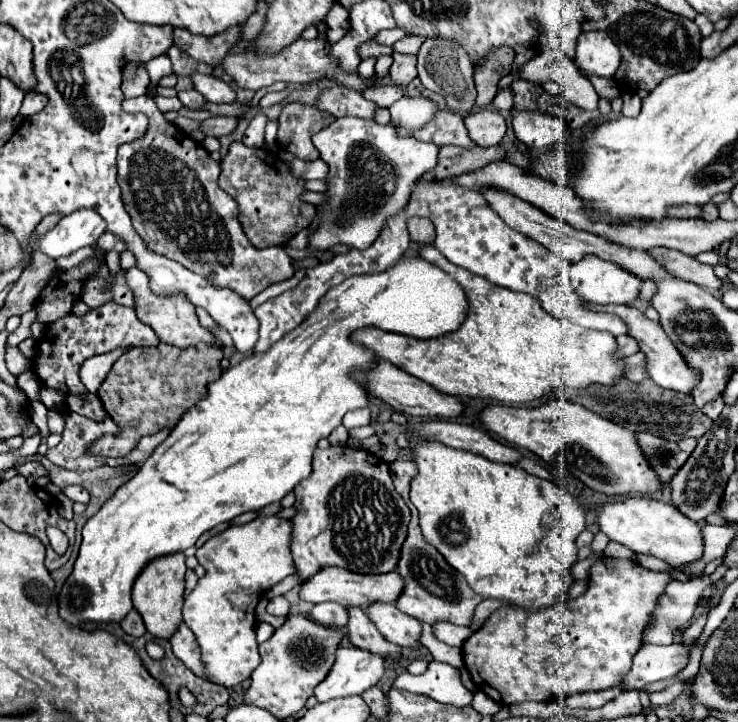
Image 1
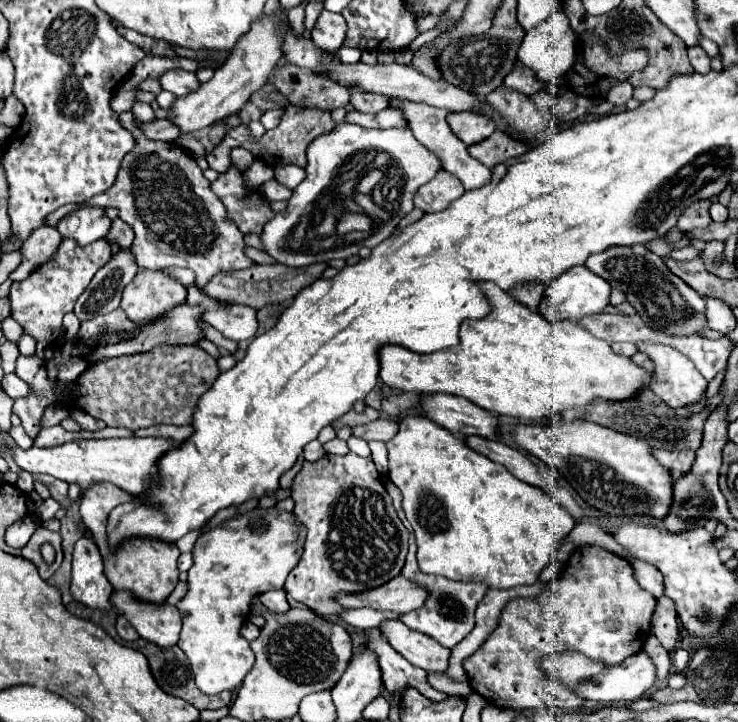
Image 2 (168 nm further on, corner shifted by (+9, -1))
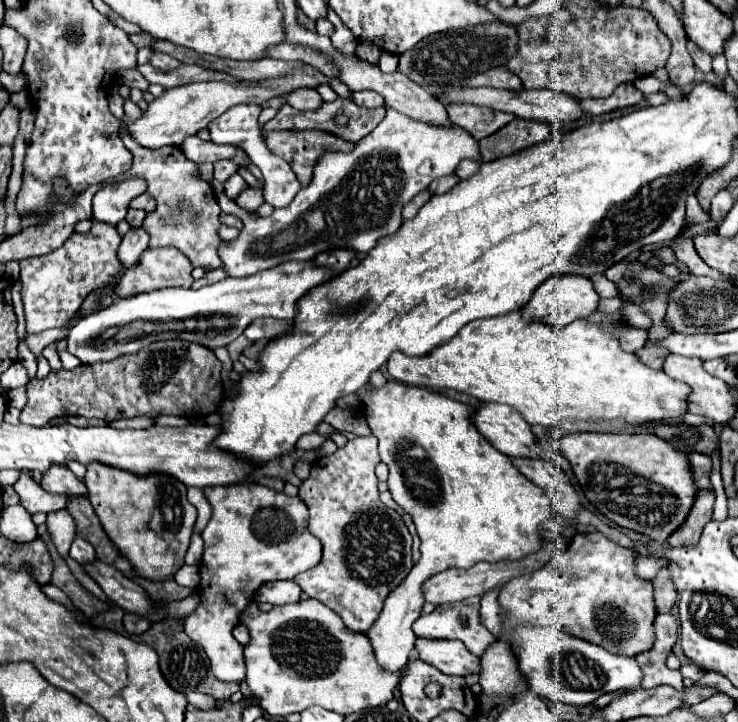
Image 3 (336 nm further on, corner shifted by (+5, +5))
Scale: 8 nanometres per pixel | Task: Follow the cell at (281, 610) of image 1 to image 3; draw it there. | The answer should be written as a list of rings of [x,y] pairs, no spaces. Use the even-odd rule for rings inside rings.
[[[293,580],[267,582],[255,594],[257,602],[269,602],[269,604],[289,604],[297,602],[299,598],[301,598],[301,588]]]

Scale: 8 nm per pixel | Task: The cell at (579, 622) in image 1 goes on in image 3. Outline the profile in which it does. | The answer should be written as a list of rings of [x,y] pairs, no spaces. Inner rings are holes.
[[[579,532],[567,550],[541,570],[513,578],[499,594],[505,630],[533,624],[583,638],[611,654],[637,656],[655,642],[653,586],[635,576],[633,550],[623,548],[601,532]]]

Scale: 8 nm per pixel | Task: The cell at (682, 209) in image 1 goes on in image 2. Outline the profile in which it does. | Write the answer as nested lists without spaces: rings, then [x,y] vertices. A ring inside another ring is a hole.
[[[699,200],[699,202],[691,204],[691,206],[679,216],[677,226],[679,226],[683,232],[695,230],[695,228],[707,228],[707,224],[711,224],[709,206],[711,206],[711,200]]]

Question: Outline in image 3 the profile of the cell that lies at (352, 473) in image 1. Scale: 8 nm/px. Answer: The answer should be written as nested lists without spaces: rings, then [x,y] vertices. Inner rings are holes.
[[[375,436],[355,438],[355,440],[349,440],[343,448],[337,448],[335,454],[317,460],[311,466],[309,478],[299,486],[299,498],[305,502],[311,514],[309,530],[323,544],[323,558],[315,568],[303,574],[297,574],[293,582],[299,584],[299,588],[309,598],[323,602],[335,614],[339,614],[345,626],[353,632],[365,632],[367,626],[373,624],[373,620],[379,616],[383,608],[383,600],[387,598],[387,594],[395,586],[399,586],[413,568],[413,562],[411,562],[413,538],[403,518],[379,500],[379,490],[377,490],[379,480],[375,476],[377,464],[379,464],[377,438]]]

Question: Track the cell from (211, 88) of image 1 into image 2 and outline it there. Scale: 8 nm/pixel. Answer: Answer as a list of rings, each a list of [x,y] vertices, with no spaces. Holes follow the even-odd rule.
[[[179,68],[161,74],[159,84],[163,90],[169,90],[175,96],[185,96],[187,92],[193,92],[195,88],[199,88],[199,80],[195,80],[195,74]]]

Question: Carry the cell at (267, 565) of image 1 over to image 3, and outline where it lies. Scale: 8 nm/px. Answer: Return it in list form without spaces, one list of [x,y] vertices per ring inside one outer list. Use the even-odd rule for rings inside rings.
[[[231,484],[231,486],[209,486],[203,488],[203,494],[213,506],[213,516],[203,530],[205,552],[199,564],[199,606],[185,620],[187,636],[205,650],[211,670],[217,680],[223,682],[241,682],[245,680],[247,666],[243,662],[243,644],[233,636],[233,628],[239,624],[243,610],[253,602],[255,592],[261,584],[269,580],[293,580],[299,572],[313,568],[321,558],[321,542],[307,530],[309,510],[299,498],[285,496],[261,484]]]

